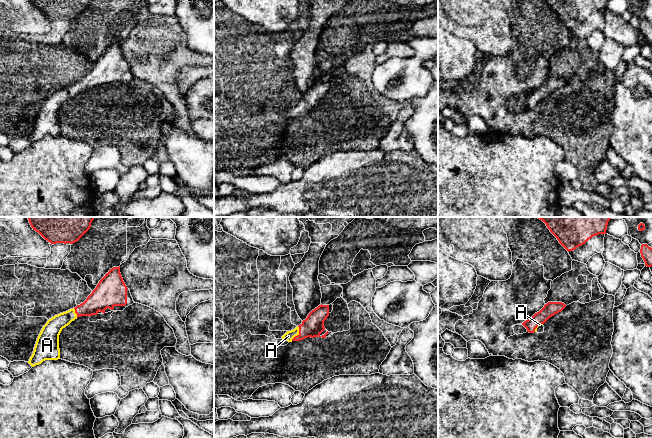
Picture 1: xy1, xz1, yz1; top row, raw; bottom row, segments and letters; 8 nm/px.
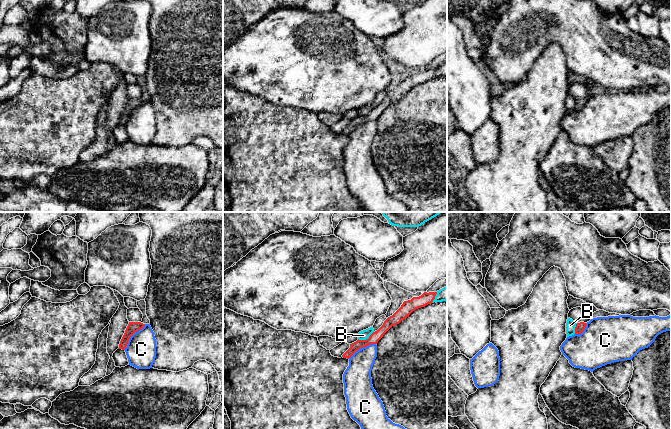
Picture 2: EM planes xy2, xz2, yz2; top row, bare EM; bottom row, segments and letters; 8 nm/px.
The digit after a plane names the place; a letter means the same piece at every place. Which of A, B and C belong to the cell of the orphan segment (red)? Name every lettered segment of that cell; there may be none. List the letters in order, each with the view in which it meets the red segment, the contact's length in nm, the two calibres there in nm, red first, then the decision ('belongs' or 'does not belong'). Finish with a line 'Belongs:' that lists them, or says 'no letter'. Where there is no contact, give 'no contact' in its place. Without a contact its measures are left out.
A: meets red in xz1; contact 130 nm long; 170 nm thick on the red side, 70 nm on the other; belongs
B: meets red in xz2; contact 140 nm long; 80 nm thick on the red side, 80 nm on the other; does not belong
C: meets red in xy2; contact 260 nm long; 90 nm thick on the red side, 240 nm on the other; does not belong
Belongs: A

